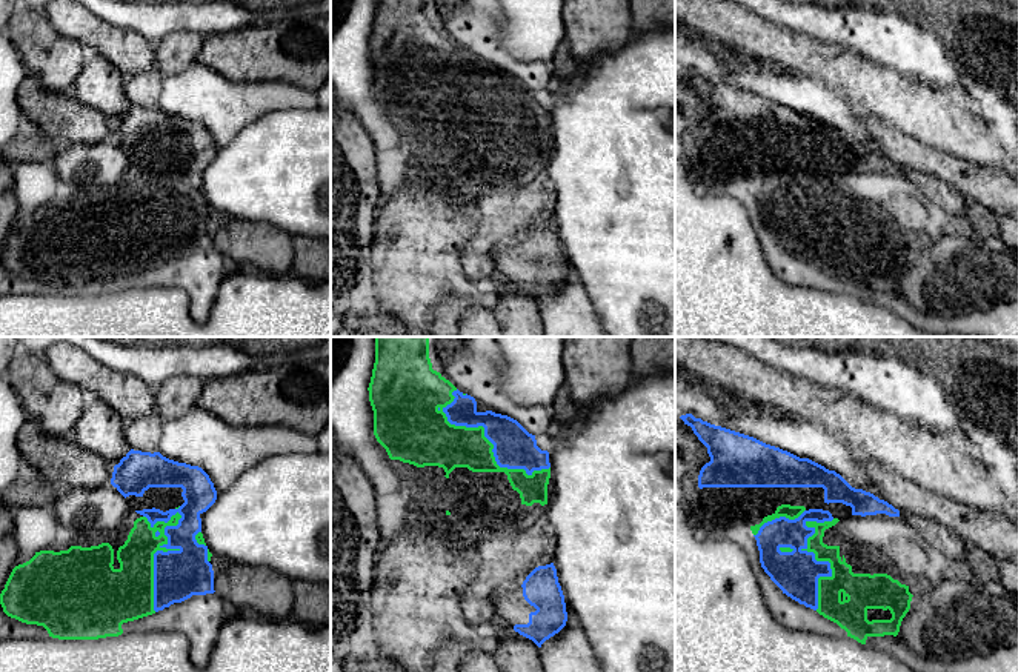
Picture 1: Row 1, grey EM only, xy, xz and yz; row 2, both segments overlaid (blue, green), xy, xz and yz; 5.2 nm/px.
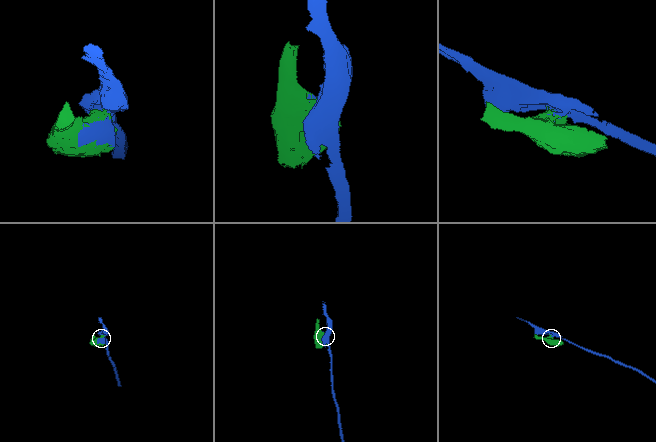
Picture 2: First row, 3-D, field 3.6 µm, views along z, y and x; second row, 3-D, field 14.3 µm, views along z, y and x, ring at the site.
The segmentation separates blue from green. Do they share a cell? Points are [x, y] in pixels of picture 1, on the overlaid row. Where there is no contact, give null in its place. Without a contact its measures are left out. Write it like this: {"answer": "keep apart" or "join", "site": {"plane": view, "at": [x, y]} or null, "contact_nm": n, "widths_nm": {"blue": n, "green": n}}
{"answer": "keep apart", "site": {"plane": "xy", "at": [154, 558]}, "contact_nm": 550, "widths_nm": {"blue": 260, "green": 280}}

